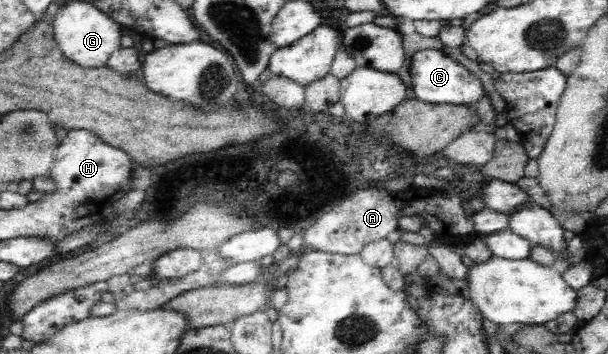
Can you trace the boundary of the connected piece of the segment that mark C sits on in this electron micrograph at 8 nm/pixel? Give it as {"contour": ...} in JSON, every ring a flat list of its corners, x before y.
{"contour":[[422,49,411,58,410,75,412,80,411,96,426,103,469,104,475,103,484,95,482,82,456,59,441,49]]}

